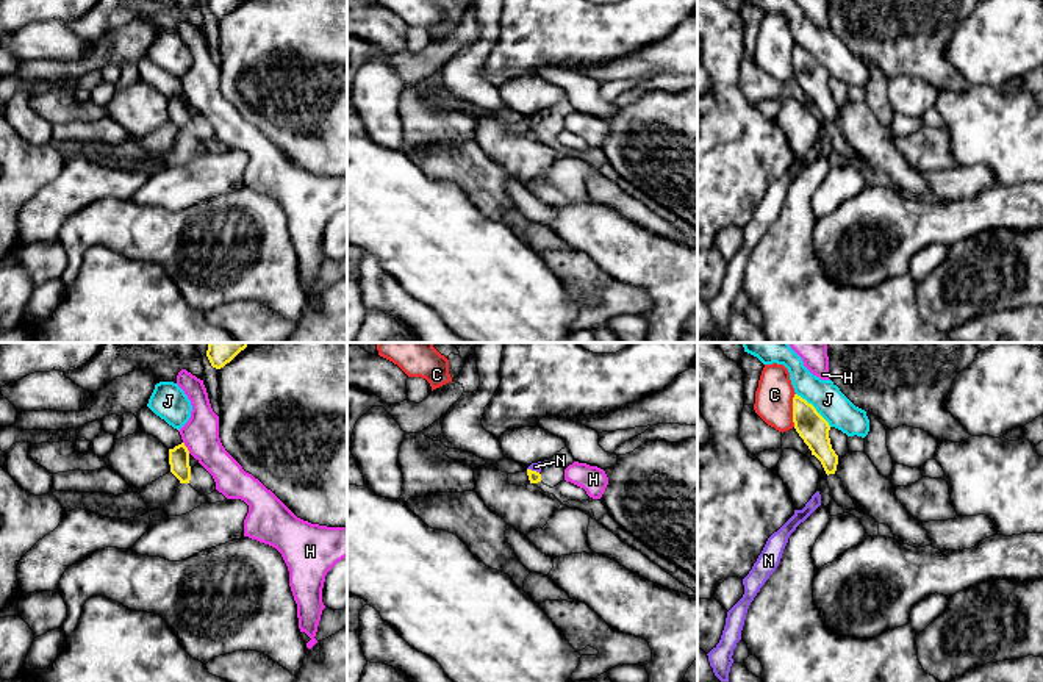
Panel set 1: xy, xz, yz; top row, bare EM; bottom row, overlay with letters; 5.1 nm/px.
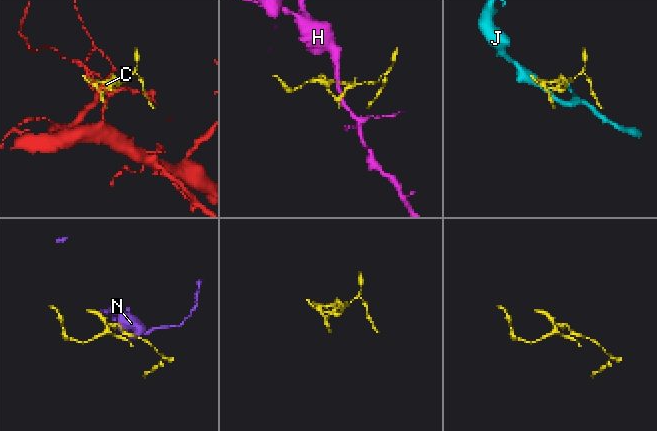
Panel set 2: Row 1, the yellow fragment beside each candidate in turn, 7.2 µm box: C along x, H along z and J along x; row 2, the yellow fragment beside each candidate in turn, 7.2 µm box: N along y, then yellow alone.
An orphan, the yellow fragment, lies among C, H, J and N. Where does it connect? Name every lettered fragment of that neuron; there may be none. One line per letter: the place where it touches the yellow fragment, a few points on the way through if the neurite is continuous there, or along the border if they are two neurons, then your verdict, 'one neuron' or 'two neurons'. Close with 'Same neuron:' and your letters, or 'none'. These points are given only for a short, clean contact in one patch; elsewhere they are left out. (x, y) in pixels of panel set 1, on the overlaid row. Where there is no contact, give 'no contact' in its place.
C: meets yellow in yz at (793, 410); two neurons
H: meets yellow in xy at (186, 448); border along xy (183, 441), (189, 452); two neurons
J: meets yellow in yz at (815, 409); two neurons
N: meets yellow in xz at (534, 471); runs through xz (534, 476), (534, 471), (535, 466); one neuron
Same neuron: N

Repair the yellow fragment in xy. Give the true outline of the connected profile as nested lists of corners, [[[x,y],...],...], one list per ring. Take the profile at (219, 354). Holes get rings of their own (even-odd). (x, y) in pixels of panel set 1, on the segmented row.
[[[210,343],[206,357],[213,368],[220,369],[246,347],[247,343]]]

